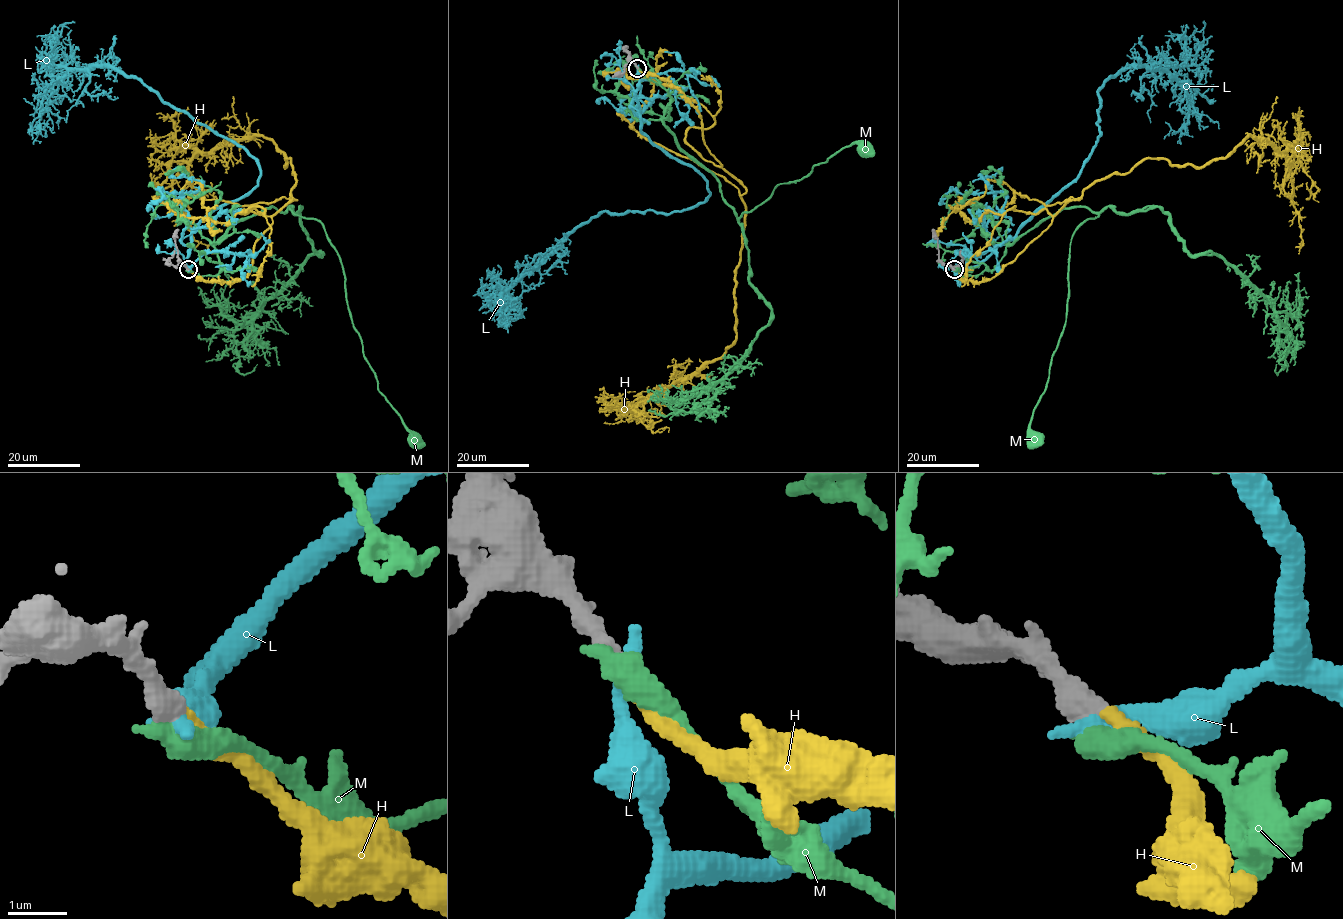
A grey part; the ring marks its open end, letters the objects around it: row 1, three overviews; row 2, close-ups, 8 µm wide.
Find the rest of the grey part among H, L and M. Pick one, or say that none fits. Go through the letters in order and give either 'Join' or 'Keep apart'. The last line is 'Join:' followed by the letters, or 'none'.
H: Join
L: Keep apart
M: Keep apart
Join: H

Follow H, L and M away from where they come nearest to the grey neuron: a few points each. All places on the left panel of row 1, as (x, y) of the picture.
H: (188, 269), (241, 280), (296, 200), (270, 139), (230, 139), (189, 166), (198, 193), (183, 210), (212, 254)
L: (188, 269), (190, 233), (257, 184), (259, 164), (243, 148), (111, 67), (68, 71), (42, 101), (31, 139)
M: (188, 270), (216, 276), (214, 245), (265, 208), (316, 218), (337, 252), (378, 389), (414, 441)

